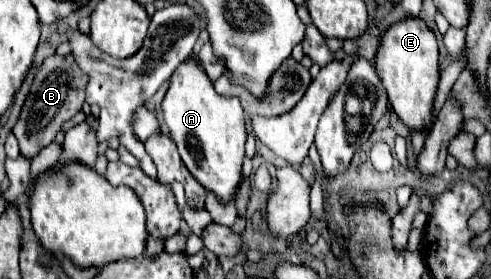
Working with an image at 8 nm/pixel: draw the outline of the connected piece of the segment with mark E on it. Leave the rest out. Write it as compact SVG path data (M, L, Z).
M408 16L402 22L392 24L380 38L374 68L376 74L382 78L388 90L388 100L404 126L408 126L410 130L428 126L432 122L432 104L440 80L438 46L434 32L416 16Z

